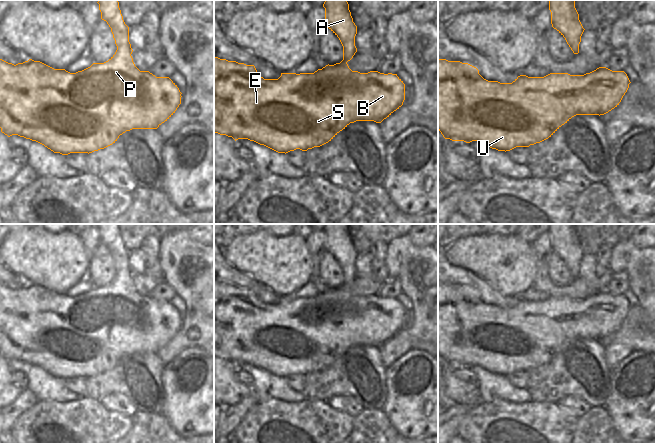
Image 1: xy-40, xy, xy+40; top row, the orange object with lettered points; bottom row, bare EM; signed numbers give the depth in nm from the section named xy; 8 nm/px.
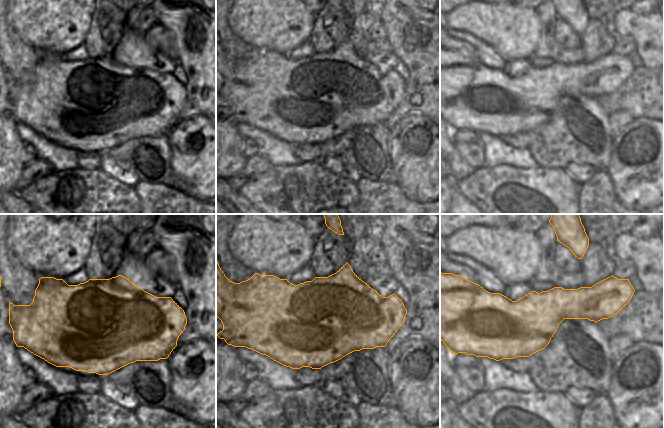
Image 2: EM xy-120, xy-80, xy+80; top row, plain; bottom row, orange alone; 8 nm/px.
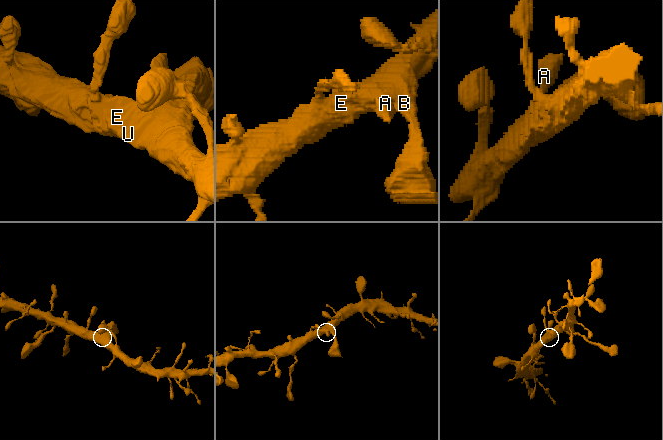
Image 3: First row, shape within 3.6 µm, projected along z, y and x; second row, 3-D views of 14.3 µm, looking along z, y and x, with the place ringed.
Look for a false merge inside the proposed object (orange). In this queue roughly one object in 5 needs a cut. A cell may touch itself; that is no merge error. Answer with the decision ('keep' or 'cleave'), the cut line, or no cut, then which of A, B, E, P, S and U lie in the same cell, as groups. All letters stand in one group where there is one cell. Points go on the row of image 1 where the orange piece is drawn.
keep; cut none; groups A B E P S U

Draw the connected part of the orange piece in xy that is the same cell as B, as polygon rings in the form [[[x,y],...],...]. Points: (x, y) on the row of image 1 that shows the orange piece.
[[[325,0],[323,7],[325,25],[339,38],[343,46],[343,60],[334,65],[328,64],[314,73],[281,73],[278,79],[264,79],[254,65],[214,57],[214,133],[232,137],[235,141],[248,139],[278,153],[286,154],[296,149],[307,151],[328,143],[350,123],[381,123],[403,105],[405,84],[397,74],[378,71],[360,73],[349,68],[347,62],[357,52],[357,26],[353,22],[347,0]]]

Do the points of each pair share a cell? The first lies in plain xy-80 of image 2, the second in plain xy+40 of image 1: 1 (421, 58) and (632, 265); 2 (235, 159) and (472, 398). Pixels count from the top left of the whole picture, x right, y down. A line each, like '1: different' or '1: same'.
1: same
2: same

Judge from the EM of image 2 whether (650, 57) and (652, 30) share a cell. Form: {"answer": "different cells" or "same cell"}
{"answer": "same cell"}

